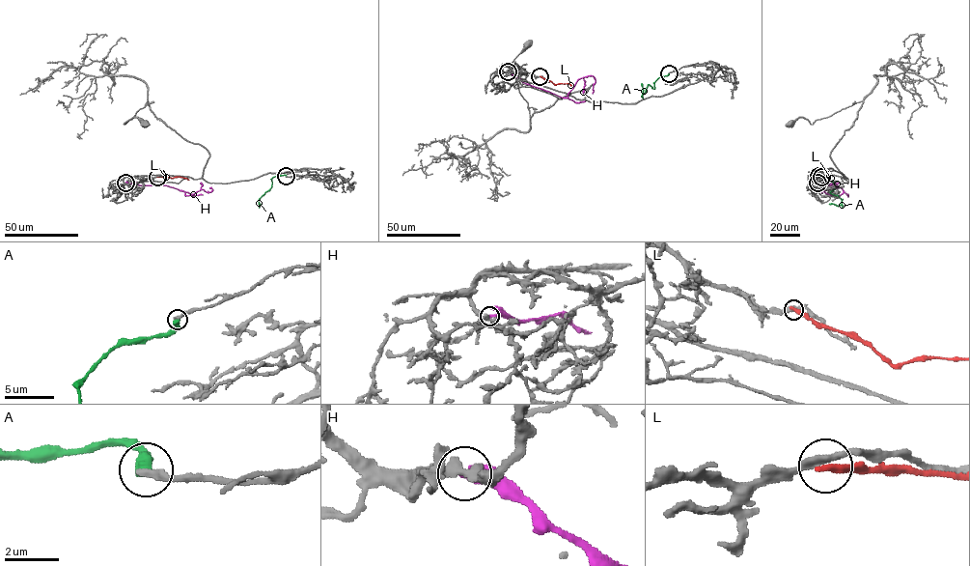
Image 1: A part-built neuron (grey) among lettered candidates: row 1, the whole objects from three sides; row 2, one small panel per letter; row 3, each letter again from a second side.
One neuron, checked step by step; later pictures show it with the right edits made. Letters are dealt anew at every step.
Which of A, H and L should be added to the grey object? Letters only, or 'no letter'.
no letter

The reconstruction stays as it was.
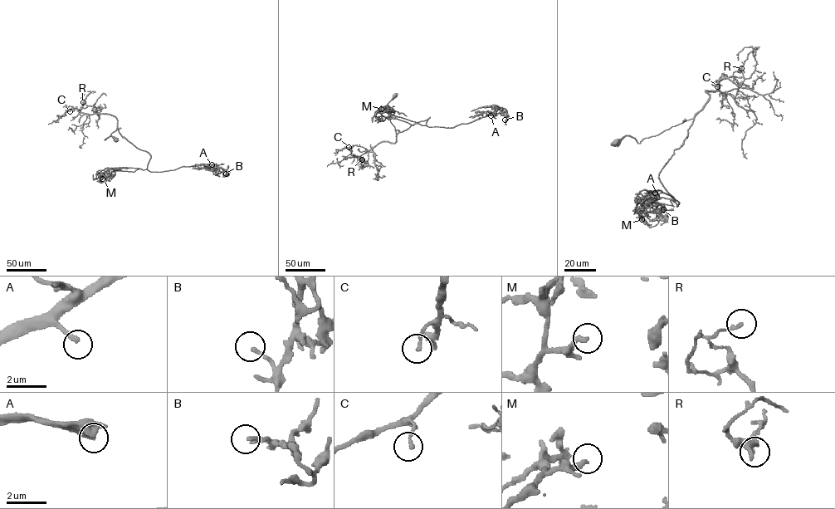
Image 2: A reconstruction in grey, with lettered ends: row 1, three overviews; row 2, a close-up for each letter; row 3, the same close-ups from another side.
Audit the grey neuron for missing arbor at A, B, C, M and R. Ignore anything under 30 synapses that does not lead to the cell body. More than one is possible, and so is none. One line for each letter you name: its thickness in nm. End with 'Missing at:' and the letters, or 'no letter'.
A: 200 nm thick
Missing at: A

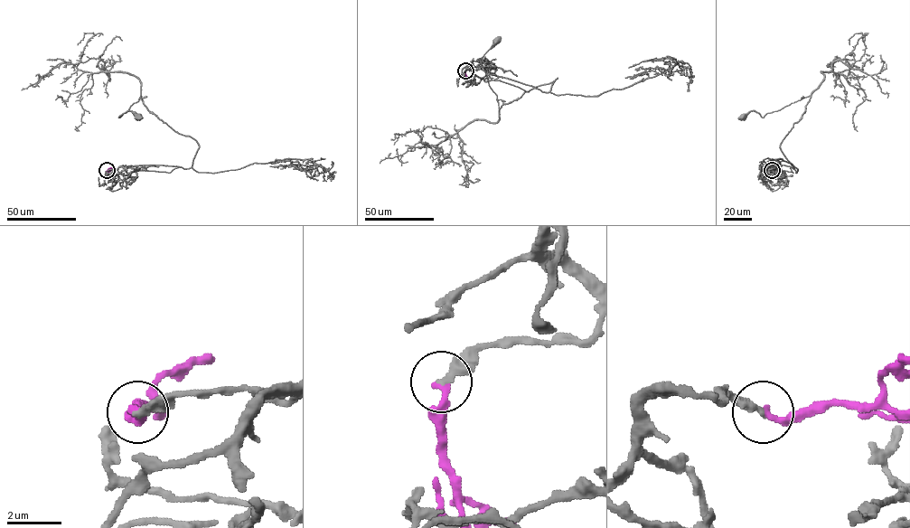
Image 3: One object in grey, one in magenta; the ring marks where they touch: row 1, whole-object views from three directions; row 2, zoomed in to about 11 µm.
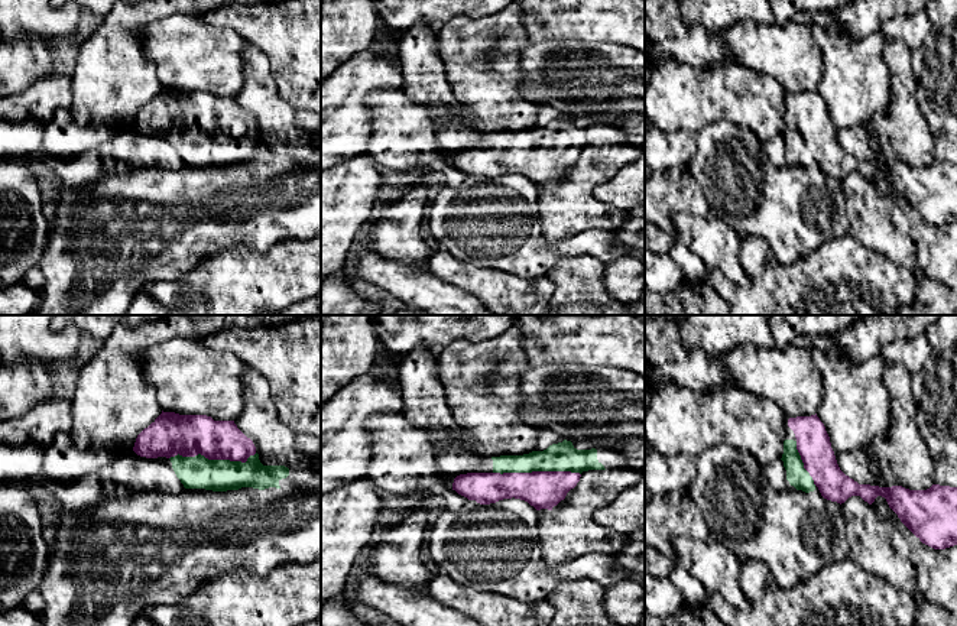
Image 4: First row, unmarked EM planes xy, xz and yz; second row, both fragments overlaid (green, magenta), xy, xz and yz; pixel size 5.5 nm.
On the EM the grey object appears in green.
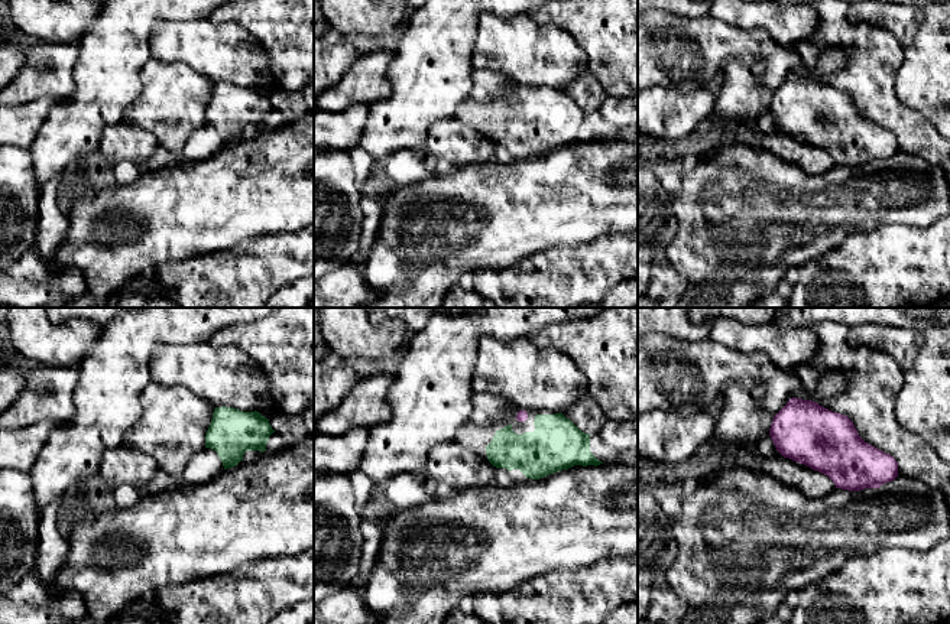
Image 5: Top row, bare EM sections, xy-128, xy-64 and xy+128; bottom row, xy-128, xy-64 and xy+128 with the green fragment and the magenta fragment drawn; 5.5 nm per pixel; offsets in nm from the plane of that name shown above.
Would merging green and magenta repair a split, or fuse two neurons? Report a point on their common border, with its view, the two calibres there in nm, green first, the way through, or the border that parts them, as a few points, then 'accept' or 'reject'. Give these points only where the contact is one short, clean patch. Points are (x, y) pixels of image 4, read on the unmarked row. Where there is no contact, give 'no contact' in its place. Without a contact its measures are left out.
xy (213, 136) | 180/240 nm | accept

